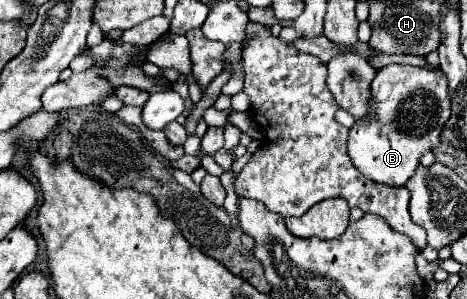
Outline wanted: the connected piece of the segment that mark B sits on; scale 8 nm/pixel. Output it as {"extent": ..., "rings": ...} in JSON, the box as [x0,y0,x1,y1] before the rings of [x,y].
{"extent":[348,65,450,187],"rings":[[[386,65],[372,81],[372,107],[368,119],[354,123],[348,139],[348,155],[368,179],[388,187],[402,187],[414,175],[424,151],[440,143],[440,133],[450,117],[448,81],[442,71]]]}

